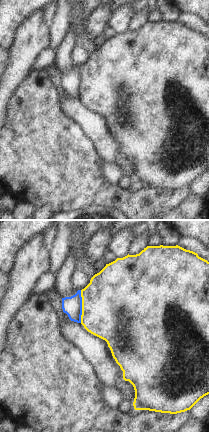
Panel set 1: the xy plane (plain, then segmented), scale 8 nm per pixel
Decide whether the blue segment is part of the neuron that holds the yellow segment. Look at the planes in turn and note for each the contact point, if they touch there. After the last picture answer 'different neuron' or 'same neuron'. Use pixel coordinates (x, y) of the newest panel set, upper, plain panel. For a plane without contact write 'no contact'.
contact (82, 82)

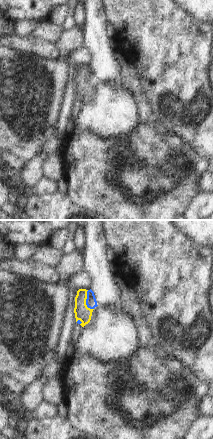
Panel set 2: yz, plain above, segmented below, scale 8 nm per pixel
contact (85, 77)

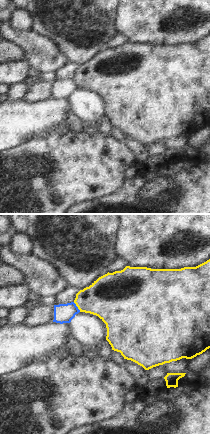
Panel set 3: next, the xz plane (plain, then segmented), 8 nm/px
contact (77, 82)

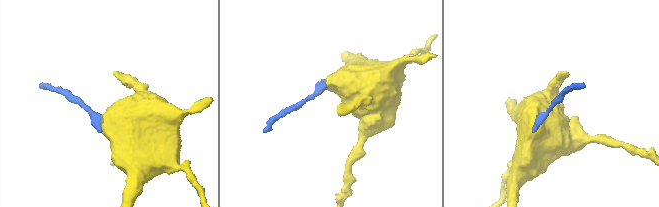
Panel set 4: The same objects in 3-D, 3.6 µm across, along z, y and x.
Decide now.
different neuron

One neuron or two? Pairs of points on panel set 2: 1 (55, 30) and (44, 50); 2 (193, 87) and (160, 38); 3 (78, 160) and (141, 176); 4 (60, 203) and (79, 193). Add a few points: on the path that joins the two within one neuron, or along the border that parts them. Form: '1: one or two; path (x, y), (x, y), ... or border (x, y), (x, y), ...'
1: two; border (28, 35), (55, 44)
2: one; path (181, 75), (174, 68), (173, 55), (170, 50)
3: one; path (94, 165), (106, 175), (125, 176)
4: two; border (67, 192), (75, 204), (85, 209)

